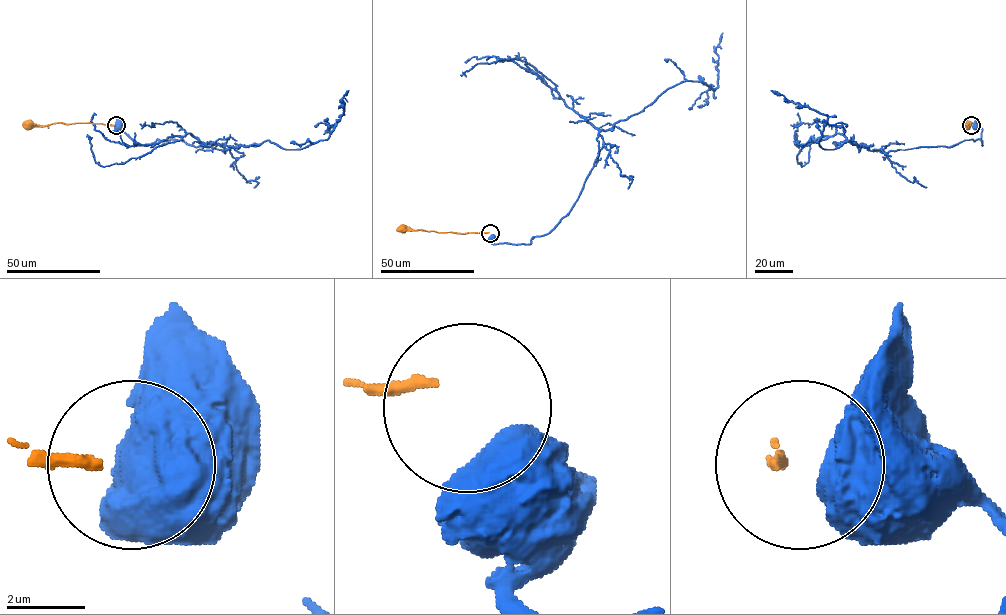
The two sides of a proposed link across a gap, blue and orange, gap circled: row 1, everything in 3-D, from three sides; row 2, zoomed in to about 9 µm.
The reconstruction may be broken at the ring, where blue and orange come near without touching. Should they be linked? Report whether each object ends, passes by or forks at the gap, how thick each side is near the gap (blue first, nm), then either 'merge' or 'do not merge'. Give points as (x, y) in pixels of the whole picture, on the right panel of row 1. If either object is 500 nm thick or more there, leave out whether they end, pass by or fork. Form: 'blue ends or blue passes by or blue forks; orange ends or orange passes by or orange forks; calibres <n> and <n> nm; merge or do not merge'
calibres 900 and 280 nm; do not merge

